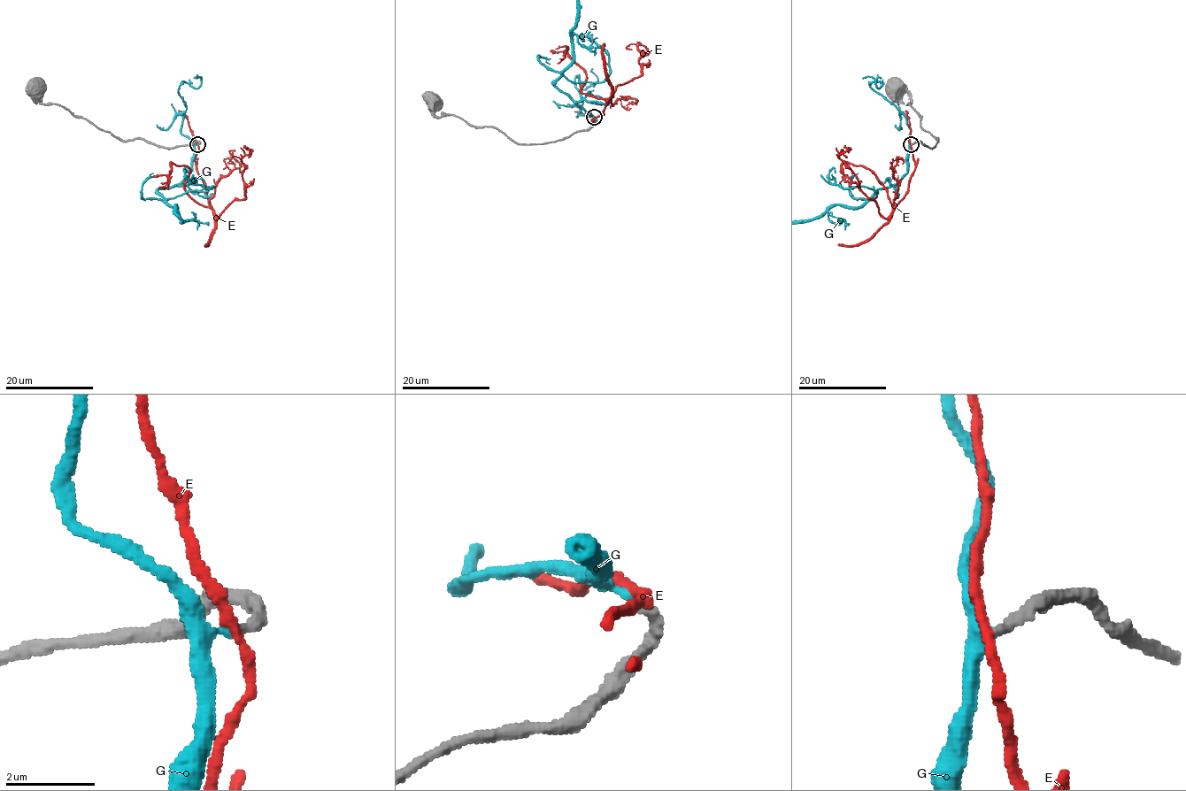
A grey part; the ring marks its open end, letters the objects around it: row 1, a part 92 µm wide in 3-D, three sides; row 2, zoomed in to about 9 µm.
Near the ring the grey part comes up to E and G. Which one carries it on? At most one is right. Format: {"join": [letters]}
{"join": ["G"]}

